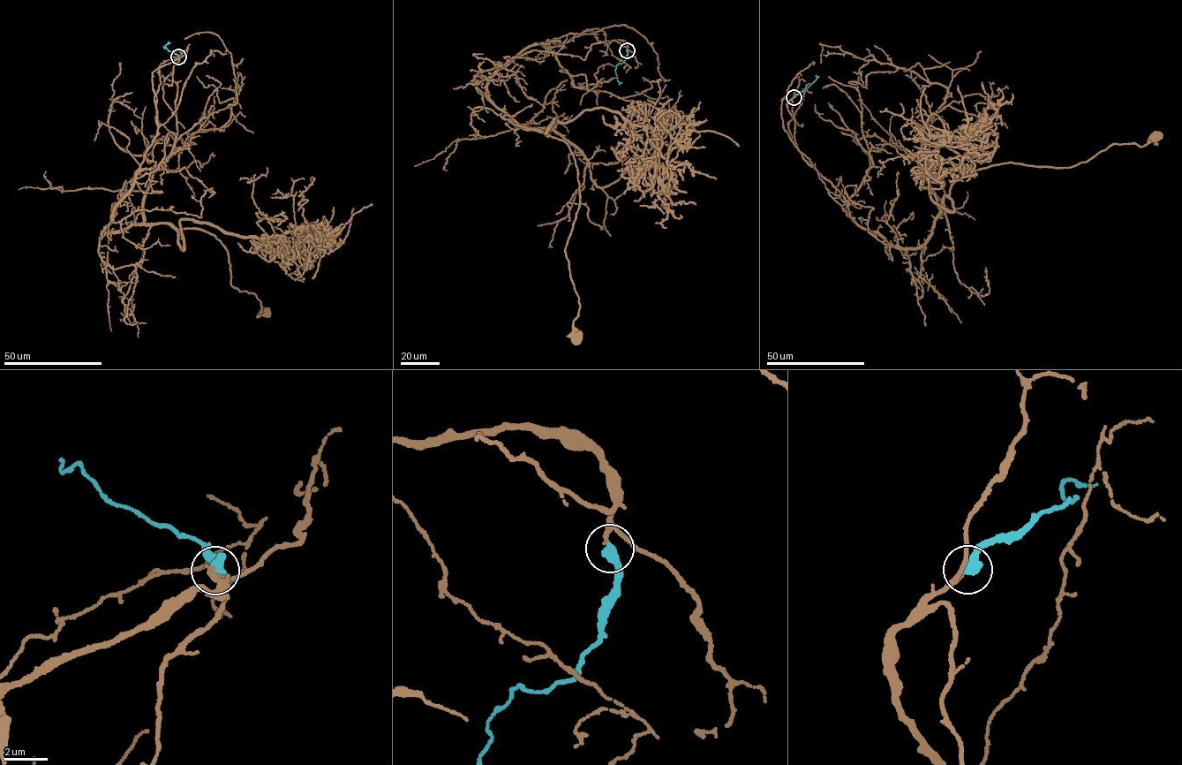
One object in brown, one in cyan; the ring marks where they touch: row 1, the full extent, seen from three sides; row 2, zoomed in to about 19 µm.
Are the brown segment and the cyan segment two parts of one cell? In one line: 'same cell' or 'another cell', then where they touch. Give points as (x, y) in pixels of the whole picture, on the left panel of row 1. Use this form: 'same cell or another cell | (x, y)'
same cell | (178, 56)

